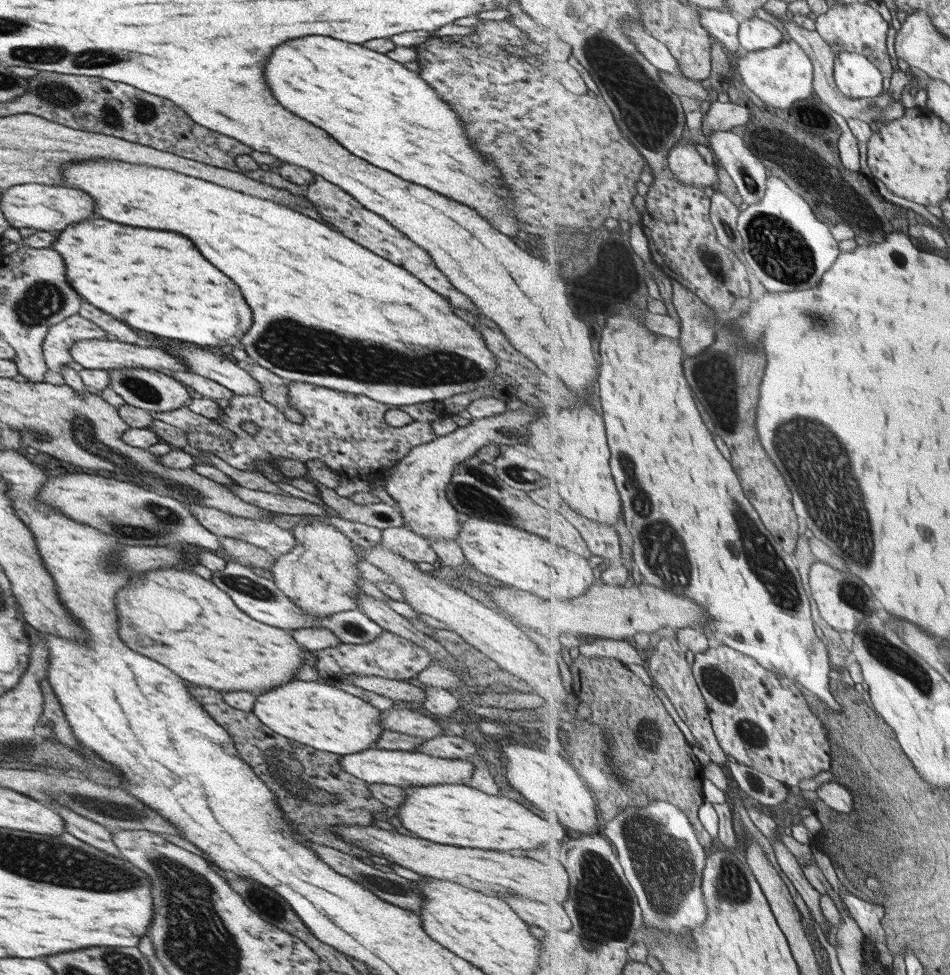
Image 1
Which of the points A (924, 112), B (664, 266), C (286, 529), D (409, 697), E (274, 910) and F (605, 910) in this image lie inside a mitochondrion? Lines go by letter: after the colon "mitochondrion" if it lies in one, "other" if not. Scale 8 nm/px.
A: other
B: other
C: other
D: other
E: mitochondrion
F: mitochondrion

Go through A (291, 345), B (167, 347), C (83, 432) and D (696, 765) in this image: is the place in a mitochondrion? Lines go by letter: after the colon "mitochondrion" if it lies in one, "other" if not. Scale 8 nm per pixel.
A: mitochondrion
B: other
C: mitochondrion
D: other

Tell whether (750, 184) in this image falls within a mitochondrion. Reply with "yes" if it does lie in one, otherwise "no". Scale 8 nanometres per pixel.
yes

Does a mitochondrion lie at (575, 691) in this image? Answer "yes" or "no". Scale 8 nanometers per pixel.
no

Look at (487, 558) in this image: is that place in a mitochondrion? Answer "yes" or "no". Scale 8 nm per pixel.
no

